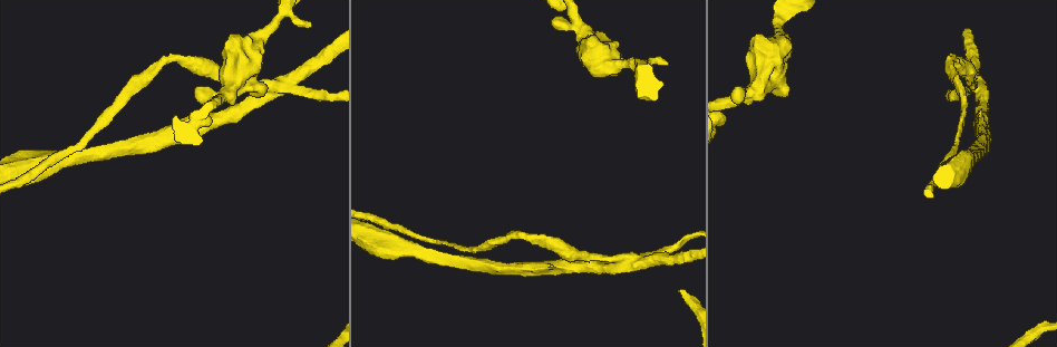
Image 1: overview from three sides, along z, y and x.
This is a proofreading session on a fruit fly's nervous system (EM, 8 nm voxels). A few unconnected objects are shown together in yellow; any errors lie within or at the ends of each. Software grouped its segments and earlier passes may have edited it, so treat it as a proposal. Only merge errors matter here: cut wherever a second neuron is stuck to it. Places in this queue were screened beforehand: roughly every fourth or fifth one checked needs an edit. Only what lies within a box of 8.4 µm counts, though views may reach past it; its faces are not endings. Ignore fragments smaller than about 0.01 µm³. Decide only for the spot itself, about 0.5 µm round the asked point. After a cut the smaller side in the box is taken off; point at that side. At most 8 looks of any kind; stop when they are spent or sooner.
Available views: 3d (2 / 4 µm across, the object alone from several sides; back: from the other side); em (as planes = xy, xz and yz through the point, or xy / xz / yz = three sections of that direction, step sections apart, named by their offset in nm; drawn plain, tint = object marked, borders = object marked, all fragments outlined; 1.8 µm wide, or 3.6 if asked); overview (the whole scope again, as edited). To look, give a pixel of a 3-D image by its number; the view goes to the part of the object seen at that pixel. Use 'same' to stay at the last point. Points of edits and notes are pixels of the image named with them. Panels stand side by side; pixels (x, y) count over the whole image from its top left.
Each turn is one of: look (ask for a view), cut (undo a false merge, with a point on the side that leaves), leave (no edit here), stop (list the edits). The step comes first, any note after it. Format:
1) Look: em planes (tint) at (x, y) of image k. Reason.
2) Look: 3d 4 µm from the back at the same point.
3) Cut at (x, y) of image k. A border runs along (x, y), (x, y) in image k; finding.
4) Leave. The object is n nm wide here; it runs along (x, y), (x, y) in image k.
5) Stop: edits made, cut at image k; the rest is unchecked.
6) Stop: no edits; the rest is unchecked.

Look: em 3.6 µm planes (tint) at (611, 59) of image 1. Sudden change in width.

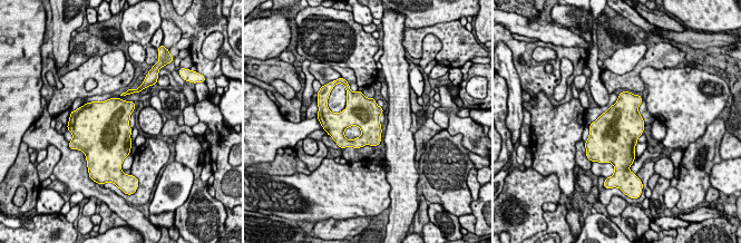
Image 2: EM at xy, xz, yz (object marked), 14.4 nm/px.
Leave. One neuron here.

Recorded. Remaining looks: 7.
Look: em xy step 16 (tint) at (950, 66) of image 1. Closes a loop.

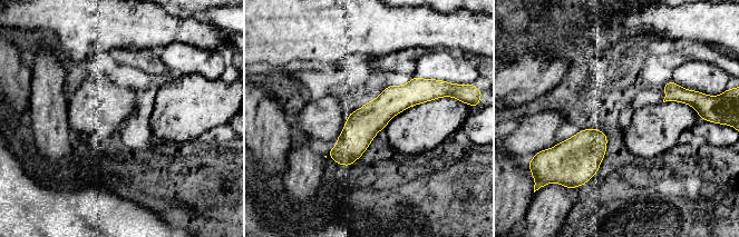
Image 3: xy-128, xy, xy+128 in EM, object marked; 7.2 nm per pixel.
Look: em planes (tint) at the same point.

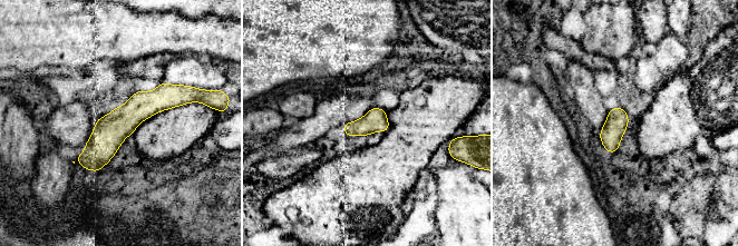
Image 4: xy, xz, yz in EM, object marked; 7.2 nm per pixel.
Leave. It runs along (180, 100), (142, 105), (80, 159) in image 4; continuous, no second neuron.

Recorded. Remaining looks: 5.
Look: 3d 2 µm from the back at (619, 263) of image 1. Side arm on a straight run.

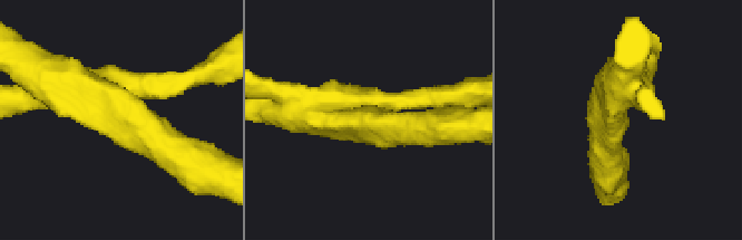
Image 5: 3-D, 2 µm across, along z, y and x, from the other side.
Look: em xy step 8 (tint) at (612, 105) of image 5.

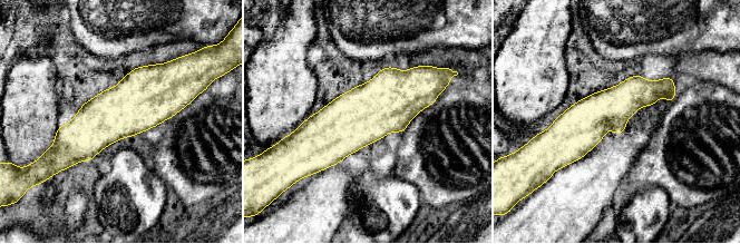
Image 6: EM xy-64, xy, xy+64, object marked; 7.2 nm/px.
Look: em planes (tint) at the same point. Another direction.

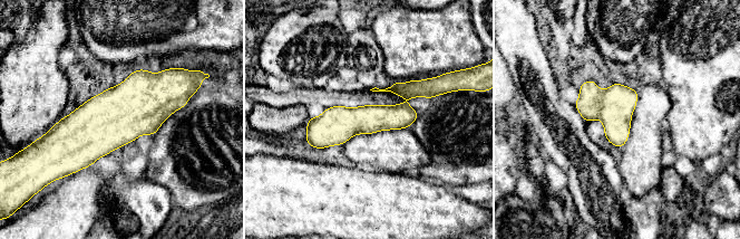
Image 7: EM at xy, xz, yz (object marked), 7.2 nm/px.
Cut at (588, 104) of image 7. 3 arms meet here; a border runs along (602, 92), (599, 117) in image 7; a second neuron is stuck on.

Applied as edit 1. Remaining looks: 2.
Stop: edits made, cut at image 7; the rest is unchecked.

